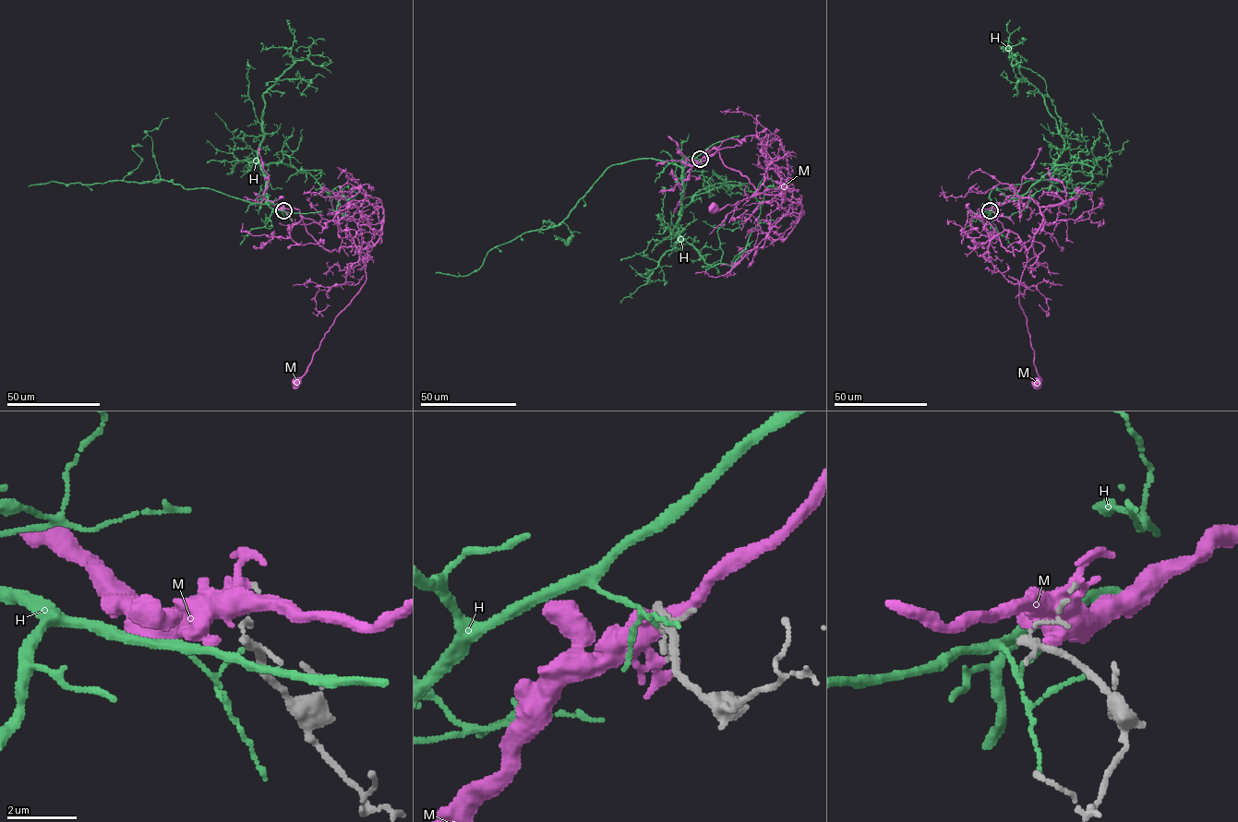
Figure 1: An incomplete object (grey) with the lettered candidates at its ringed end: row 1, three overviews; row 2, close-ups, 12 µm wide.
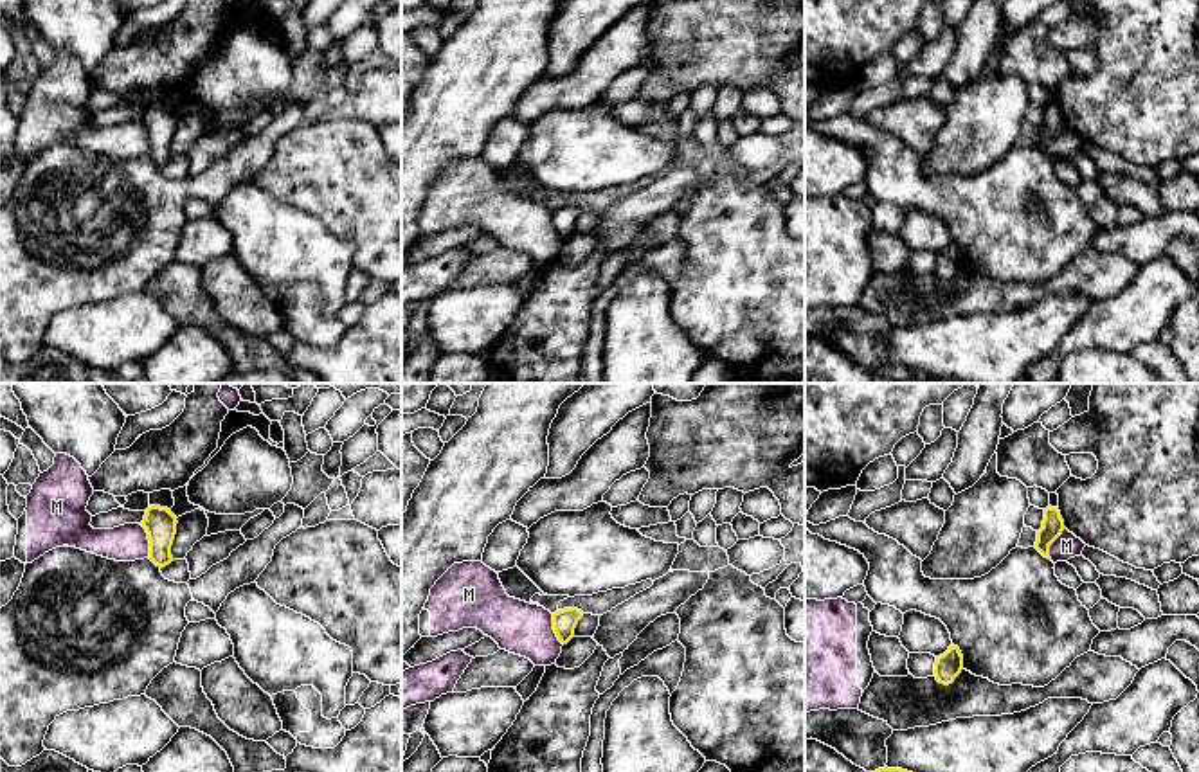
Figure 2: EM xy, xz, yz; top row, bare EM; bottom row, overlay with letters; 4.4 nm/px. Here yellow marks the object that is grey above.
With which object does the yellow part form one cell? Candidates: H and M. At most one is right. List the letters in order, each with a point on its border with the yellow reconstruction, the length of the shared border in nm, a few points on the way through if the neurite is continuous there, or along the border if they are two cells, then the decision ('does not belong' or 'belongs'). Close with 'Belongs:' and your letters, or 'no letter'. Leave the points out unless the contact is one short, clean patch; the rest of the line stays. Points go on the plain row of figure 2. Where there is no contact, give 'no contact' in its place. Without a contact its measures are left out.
H: no contact; does not belong
M: contact xy (148, 135); length 160 nm; border xy (139, 121), (146, 130), (150, 153); does not belong
Belongs: no letter

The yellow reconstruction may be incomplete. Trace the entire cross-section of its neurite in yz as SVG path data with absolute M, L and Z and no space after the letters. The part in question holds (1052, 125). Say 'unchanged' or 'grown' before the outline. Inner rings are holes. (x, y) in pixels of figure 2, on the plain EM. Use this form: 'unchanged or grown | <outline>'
unchanged | M1048 103L1044 106L1044 117L1042 117L1042 124L1037 128L1037 139L1035 139L1035 146L1048 157L1050 155L1050 142L1062 131L1064 128L1064 117L1060 113L1059 104L1051 104Z

